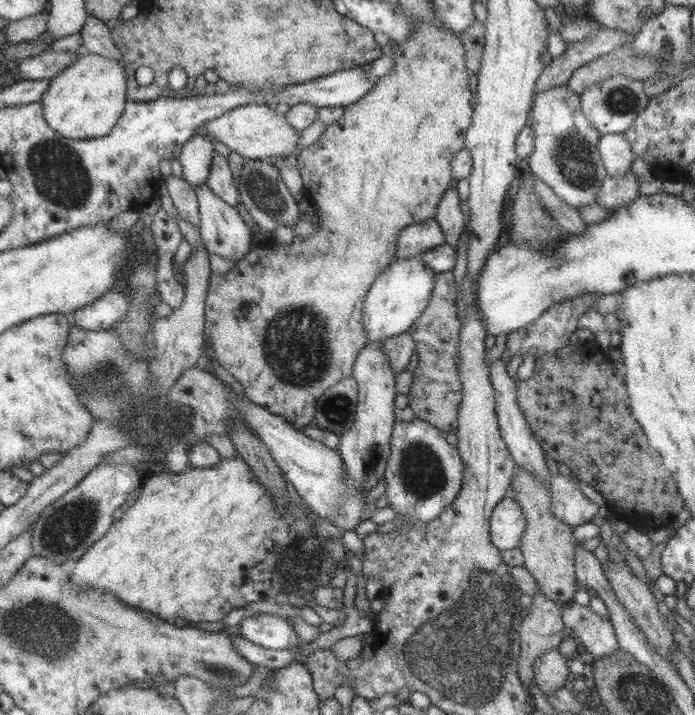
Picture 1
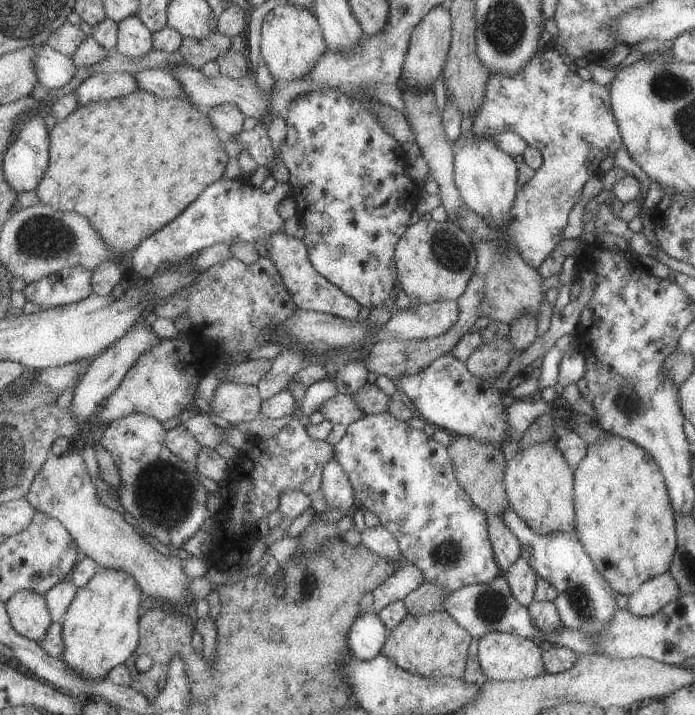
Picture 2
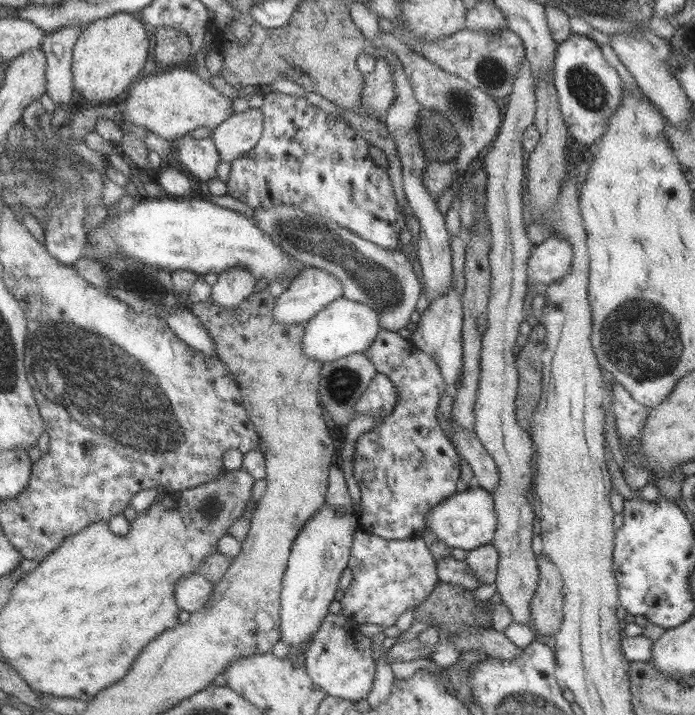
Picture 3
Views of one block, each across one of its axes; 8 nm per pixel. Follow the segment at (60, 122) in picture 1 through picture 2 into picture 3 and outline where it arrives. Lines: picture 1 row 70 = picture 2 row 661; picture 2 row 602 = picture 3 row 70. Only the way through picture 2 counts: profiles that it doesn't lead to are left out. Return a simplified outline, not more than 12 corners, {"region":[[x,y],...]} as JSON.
{"region":[[133,14],[81,30],[73,88],[91,104],[137,80],[149,38]]}

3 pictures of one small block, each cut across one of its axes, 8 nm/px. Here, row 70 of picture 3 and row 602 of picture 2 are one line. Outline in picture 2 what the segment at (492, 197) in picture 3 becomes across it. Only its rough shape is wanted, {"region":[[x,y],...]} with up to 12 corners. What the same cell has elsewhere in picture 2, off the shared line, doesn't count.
{"region":[[523,558],[501,575],[514,600],[529,606],[539,578]]}

